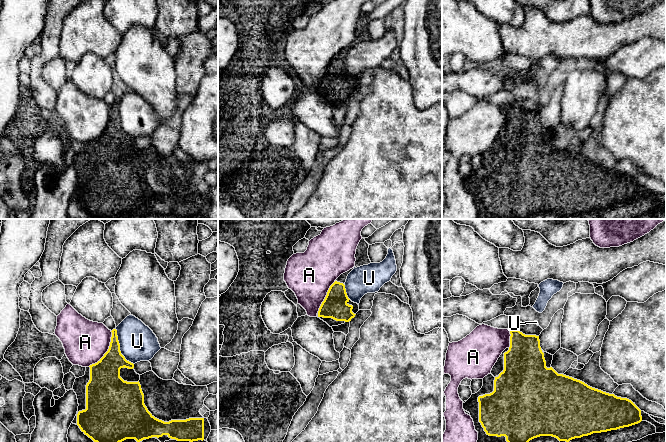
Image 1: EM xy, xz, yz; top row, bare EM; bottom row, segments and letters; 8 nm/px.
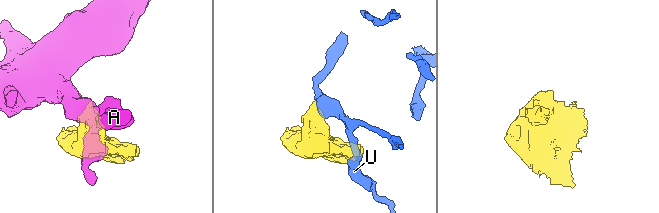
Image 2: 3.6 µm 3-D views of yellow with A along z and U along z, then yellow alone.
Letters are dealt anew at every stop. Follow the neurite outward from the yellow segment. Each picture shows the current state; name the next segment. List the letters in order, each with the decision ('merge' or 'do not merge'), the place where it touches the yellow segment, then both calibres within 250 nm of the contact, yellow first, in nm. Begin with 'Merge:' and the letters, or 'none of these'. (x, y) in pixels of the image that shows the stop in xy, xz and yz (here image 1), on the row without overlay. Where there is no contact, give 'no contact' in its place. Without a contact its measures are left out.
Merge: none of these
A: do not merge; meets yellow in xy at (107, 127); 260 nm thick on the yellow side, 360 nm on the other
U: do not merge; meets yellow in xy at (119, 124); 240 nm thick on the yellow side, 300 nm on the other

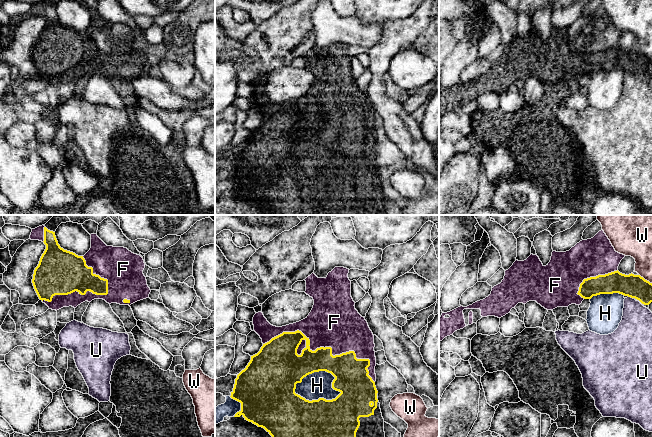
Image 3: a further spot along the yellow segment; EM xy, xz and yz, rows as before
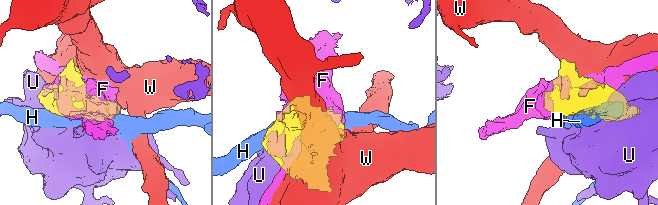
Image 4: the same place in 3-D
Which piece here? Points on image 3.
Merge: F
F: merge; meets yellow in xz at (328, 123); 240 nm thick on the yellow side, 400 nm on the other
H: do not merge; meets yellow in xz at (318, 175); 500 nm thick on the yellow side, 220 nm on the other
U: do not merge; meets yellow in yz at (630, 72); 190 nm thick on the yellow side, 260 nm on the other
W: do not merge; meets yellow in yz at (644, 55); 190 nm thick on the yellow side, 180 nm on the other

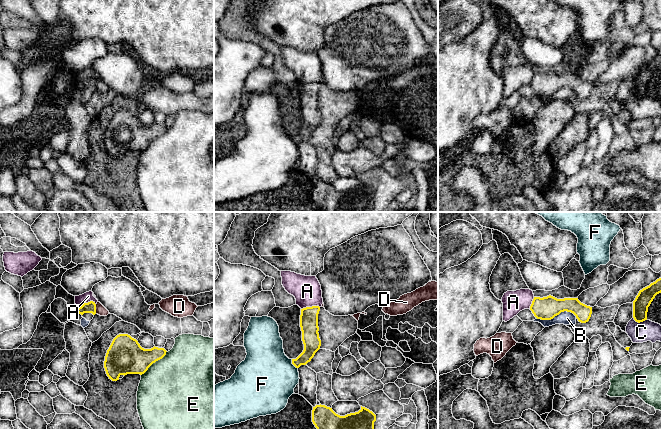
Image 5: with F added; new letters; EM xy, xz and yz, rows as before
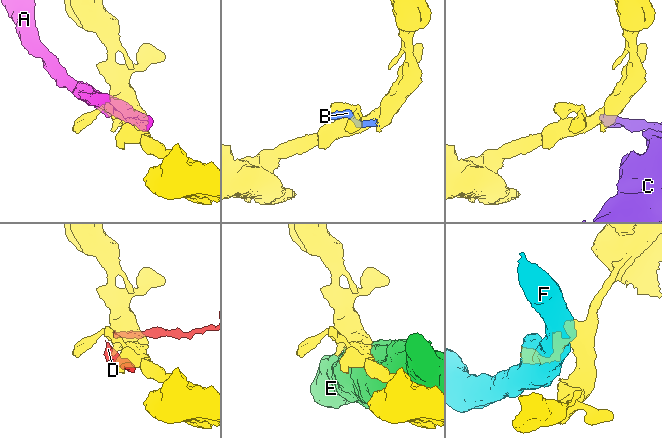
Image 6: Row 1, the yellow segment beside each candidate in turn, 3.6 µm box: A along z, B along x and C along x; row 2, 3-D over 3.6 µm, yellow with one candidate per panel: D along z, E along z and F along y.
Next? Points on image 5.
Merge: none of these
A: do not merge; meets yellow in xy at (86, 79); 90 nm thick on the yellow side, 80 nm on the other
B: do not merge; meets yellow in yz at (556, 91); 190 nm thick on the yellow side, 110 nm on the other
C: do not merge; meets yellow in yz at (639, 98); 130 nm thick on the yellow side, 160 nm on the other
D: do not merge; meets yellow in xy at (95, 85); 90 nm thick on the yellow side, 80 nm on the other
E: do not merge; meets yellow in xy at (154, 138); 280 nm thick on the yellow side, 500 nm on the other
F: do not merge; meets yellow in xz at (293, 140); 140 nm thick on the yellow side, 460 nm on the other

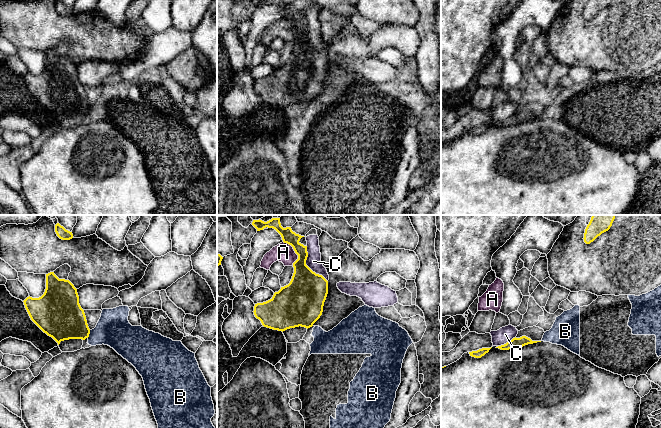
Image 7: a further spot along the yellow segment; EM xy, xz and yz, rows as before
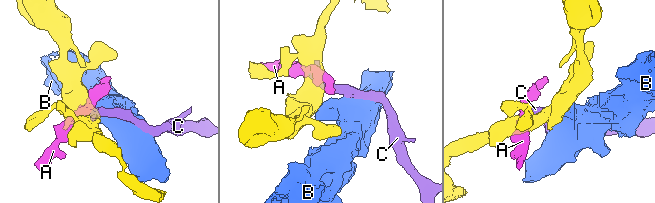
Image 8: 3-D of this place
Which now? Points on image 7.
Merge: B
A: do not merge; meets yellow in xz at (294, 26); 190 nm thick on the yellow side, 160 nm on the other
B: merge; meets yellow in xy at (89, 109); 360 nm thick on the yellow side, 280 nm on the other
C: do not merge; meets yellow in xz at (307, 42); 320 nm thick on the yellow side, 120 nm on the other

